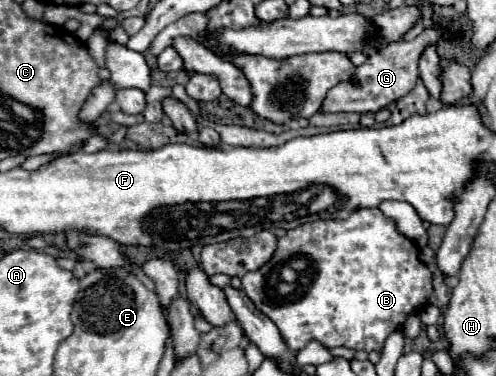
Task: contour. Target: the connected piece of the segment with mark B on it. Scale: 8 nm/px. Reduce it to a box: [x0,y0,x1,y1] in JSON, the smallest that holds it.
[243,208,433,352]

